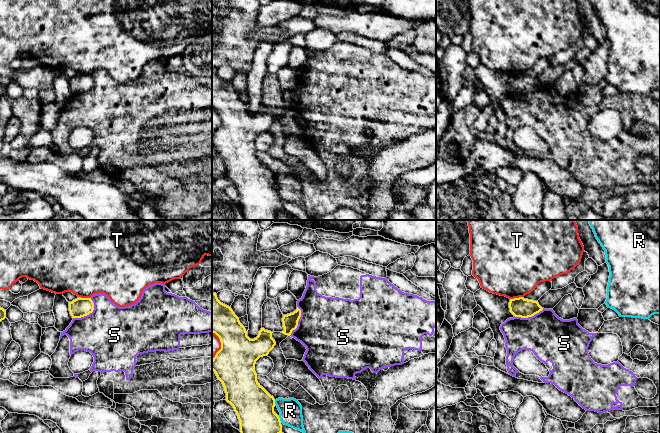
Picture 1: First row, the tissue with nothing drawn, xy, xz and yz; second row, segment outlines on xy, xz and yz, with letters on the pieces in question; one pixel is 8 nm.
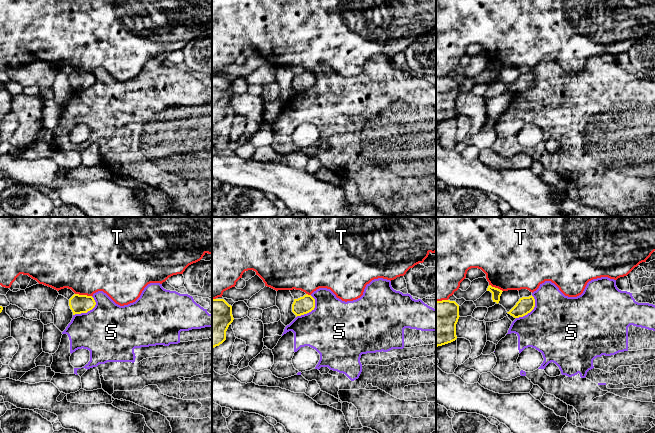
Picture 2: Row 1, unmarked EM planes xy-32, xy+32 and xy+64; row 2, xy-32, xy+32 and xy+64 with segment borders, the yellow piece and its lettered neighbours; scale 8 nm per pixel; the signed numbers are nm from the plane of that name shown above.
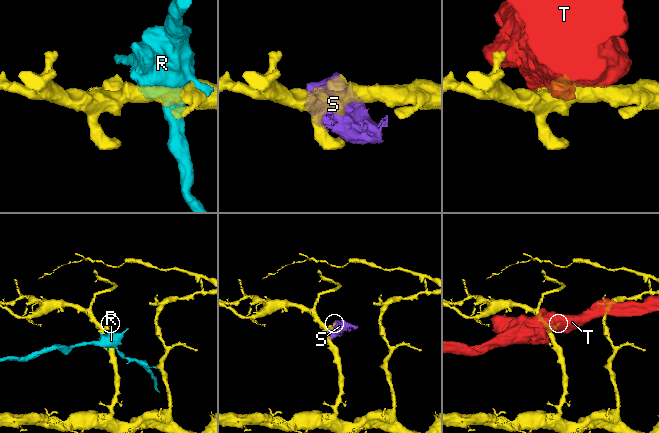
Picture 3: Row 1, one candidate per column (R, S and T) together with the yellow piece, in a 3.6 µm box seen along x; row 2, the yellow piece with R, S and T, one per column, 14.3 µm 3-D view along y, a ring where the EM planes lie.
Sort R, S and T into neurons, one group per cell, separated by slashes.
R / S / T

